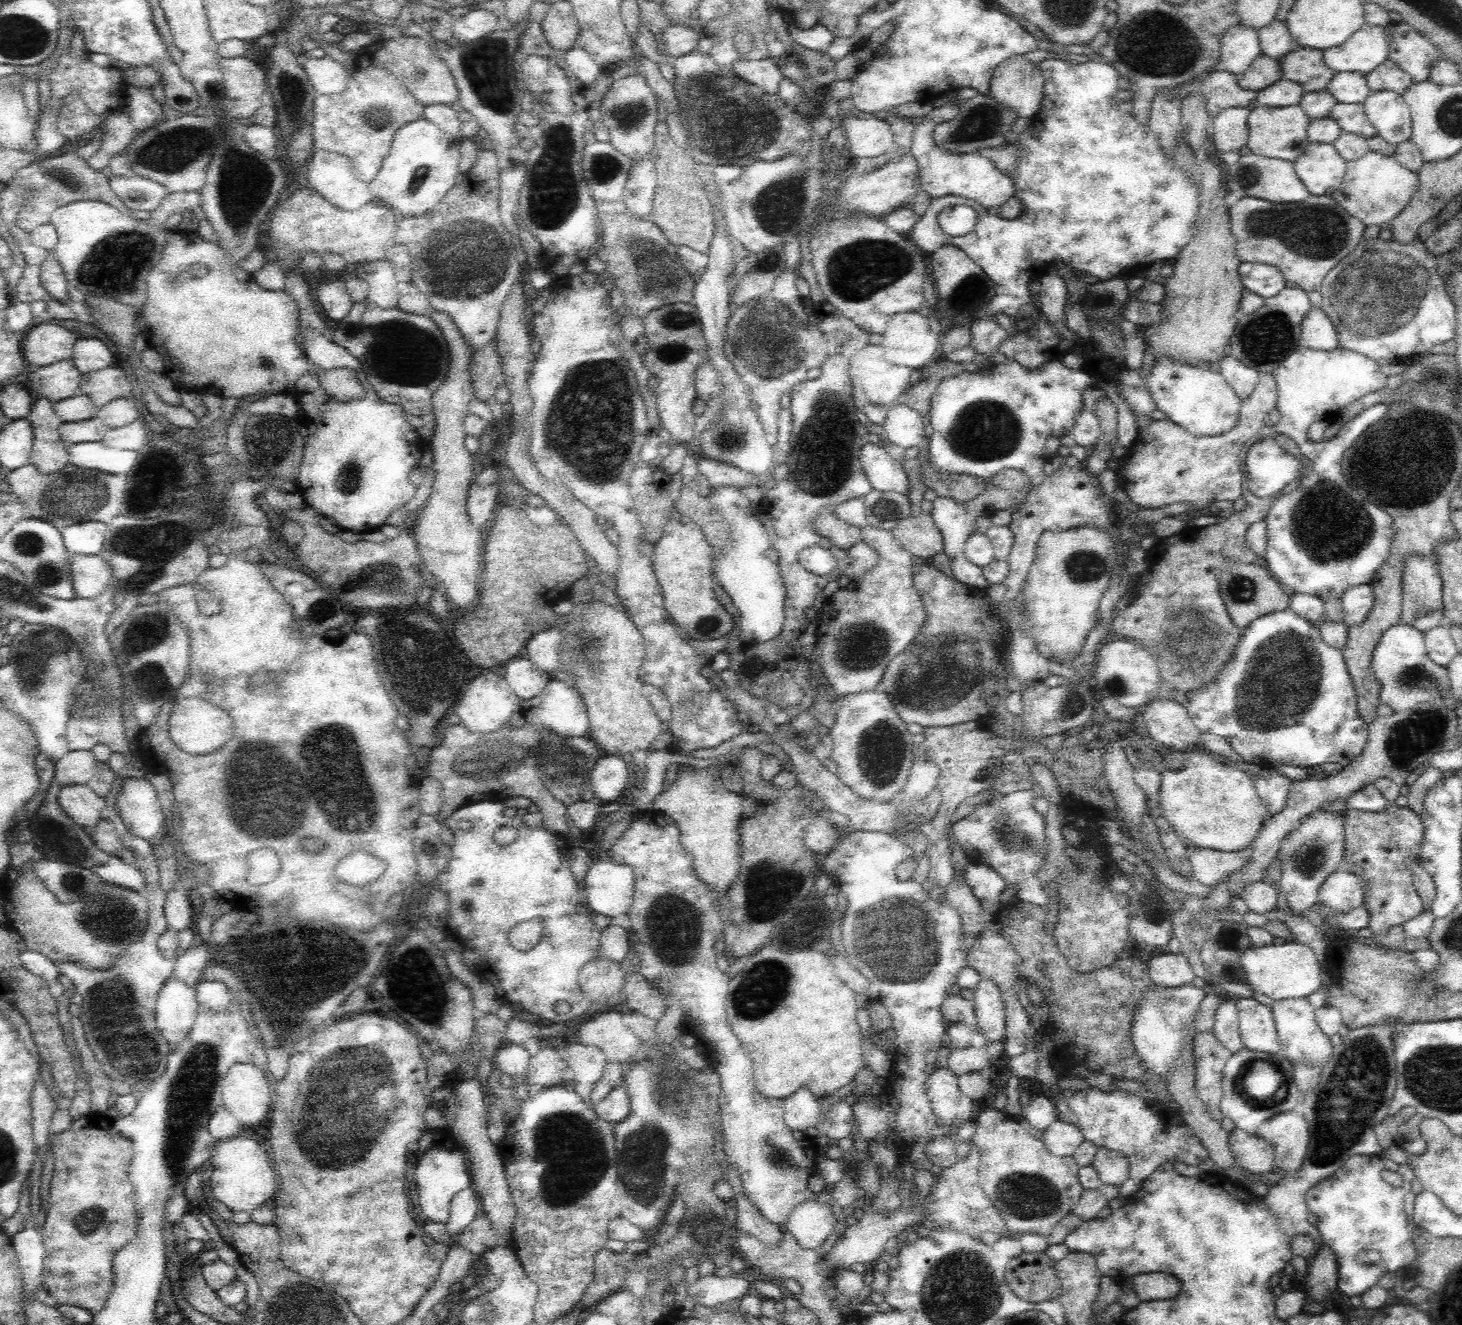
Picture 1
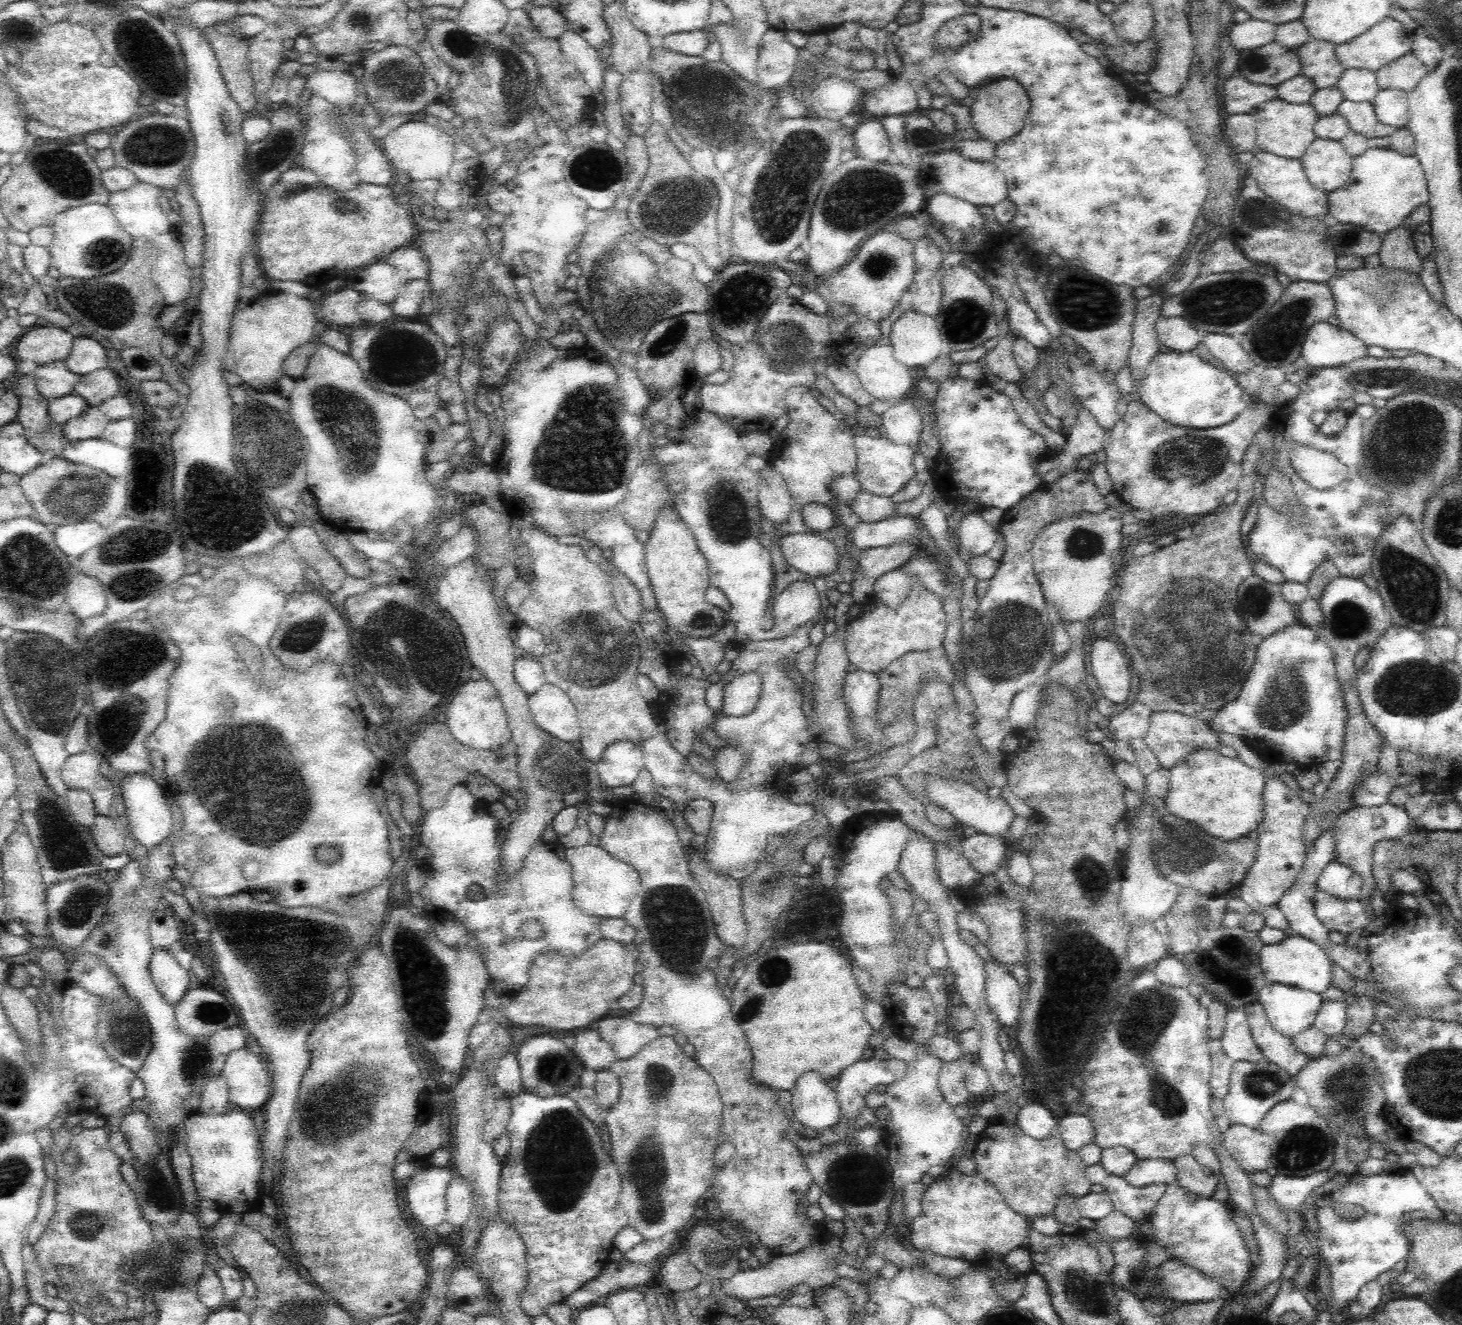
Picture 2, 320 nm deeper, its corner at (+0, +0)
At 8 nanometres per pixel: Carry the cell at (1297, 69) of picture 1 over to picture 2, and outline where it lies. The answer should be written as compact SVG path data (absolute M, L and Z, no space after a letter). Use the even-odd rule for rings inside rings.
M1308 41L1297 49L1303 76L1310 78L1316 89L1337 87L1345 70L1335 54L1336 46L1325 41Z

